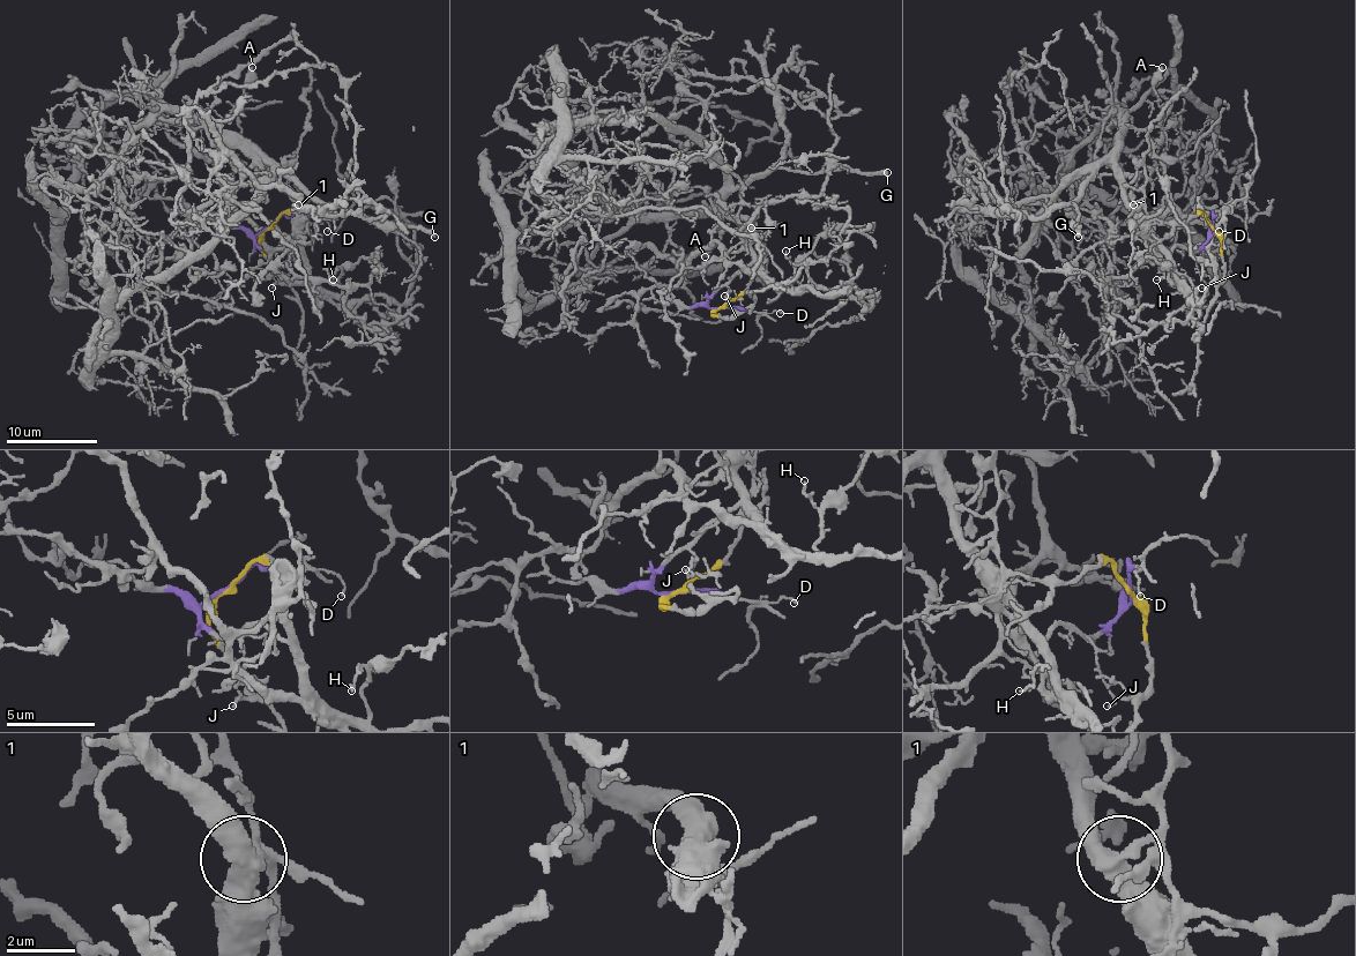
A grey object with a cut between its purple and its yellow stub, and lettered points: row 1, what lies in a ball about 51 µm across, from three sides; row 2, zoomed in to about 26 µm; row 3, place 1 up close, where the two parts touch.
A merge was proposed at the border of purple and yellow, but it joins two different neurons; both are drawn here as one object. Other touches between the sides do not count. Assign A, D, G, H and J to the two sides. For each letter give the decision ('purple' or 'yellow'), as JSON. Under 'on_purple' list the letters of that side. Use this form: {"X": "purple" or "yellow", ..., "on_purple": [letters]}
{"A": "purple", "D": "purple", "G": "purple", "H": "purple", "J": "purple", "on_purple": ["A", "D", "G", "H", "J"]}

